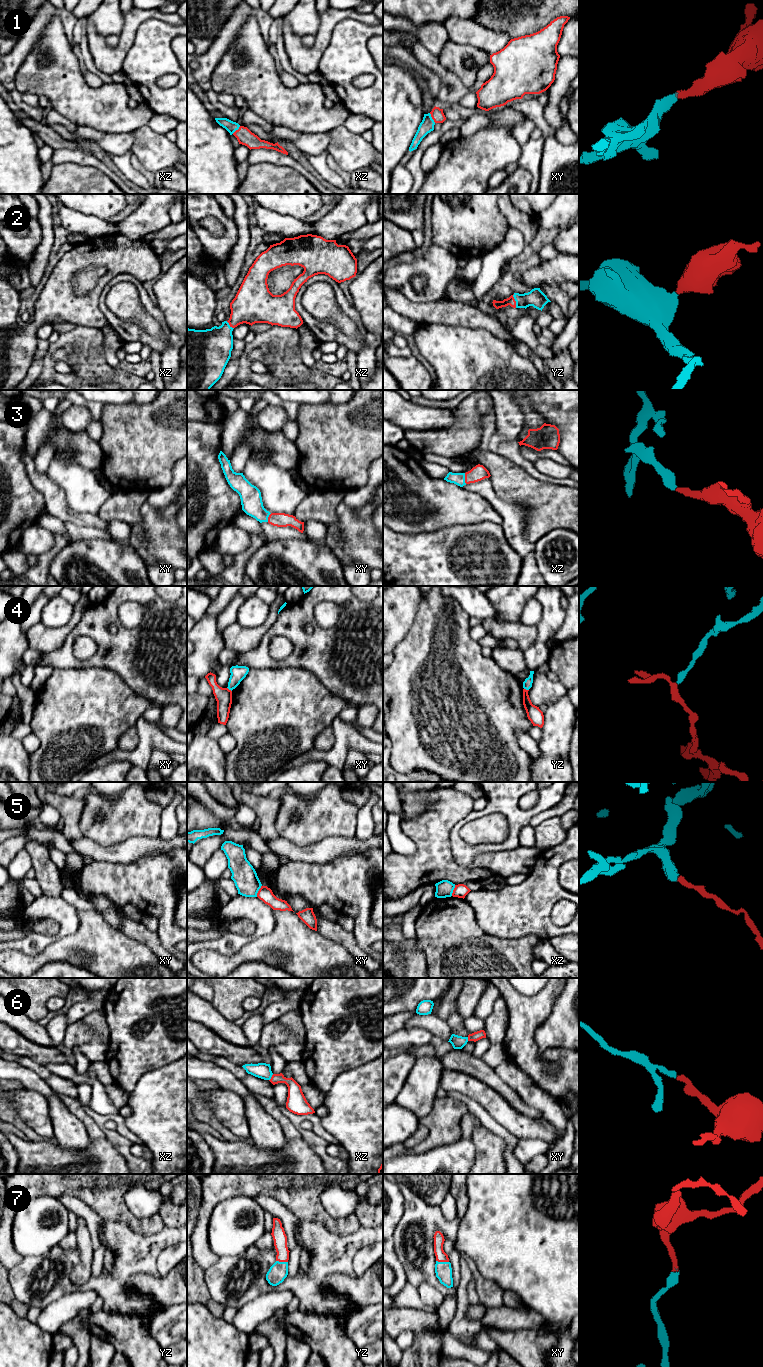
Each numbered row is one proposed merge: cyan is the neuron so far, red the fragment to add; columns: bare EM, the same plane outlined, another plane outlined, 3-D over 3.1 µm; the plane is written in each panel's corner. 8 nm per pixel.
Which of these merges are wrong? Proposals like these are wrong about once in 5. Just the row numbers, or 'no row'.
4, 5

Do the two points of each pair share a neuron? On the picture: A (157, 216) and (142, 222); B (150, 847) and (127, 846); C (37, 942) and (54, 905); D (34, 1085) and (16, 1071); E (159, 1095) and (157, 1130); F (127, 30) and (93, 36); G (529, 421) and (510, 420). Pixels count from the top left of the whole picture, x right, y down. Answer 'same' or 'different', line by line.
A: same
B: same
C: same
D: same
E: same
F: same
G: different

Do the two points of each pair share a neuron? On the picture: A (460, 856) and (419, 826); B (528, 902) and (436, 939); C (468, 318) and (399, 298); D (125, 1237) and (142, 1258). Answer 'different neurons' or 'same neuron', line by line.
A: different neurons
B: different neurons
C: same neuron
D: same neuron

